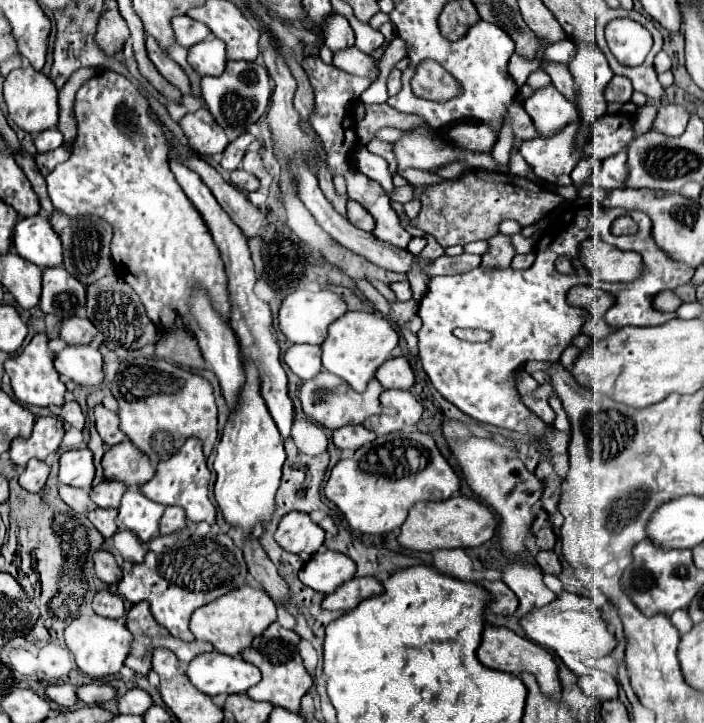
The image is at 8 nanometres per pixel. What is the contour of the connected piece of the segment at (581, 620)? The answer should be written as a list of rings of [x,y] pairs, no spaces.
[[[561,592],[553,604],[523,616],[521,626],[527,632],[529,640],[557,652],[563,664],[577,676],[585,676],[597,659],[609,656],[617,646],[615,636],[607,630],[607,624],[601,618],[601,610],[589,598],[569,592]]]

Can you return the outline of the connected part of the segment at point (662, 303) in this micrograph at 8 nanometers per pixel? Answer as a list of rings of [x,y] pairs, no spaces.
[[[663,290],[653,298],[653,306],[661,312],[675,312],[681,306],[681,298],[673,290]]]

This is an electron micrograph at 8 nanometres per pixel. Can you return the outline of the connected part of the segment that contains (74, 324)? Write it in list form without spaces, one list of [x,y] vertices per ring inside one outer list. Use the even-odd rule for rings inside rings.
[[[73,316],[69,320],[63,320],[61,324],[61,338],[71,346],[91,344],[95,336],[97,336],[97,328],[87,318]]]

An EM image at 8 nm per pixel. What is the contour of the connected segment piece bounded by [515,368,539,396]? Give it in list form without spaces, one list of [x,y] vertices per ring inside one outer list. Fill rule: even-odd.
[[[519,368],[519,370],[515,372],[515,376],[517,376],[517,378],[515,378],[515,382],[517,382],[517,390],[519,390],[521,396],[533,392],[533,390],[539,386],[539,384],[537,384],[537,382],[535,382],[523,368]]]

